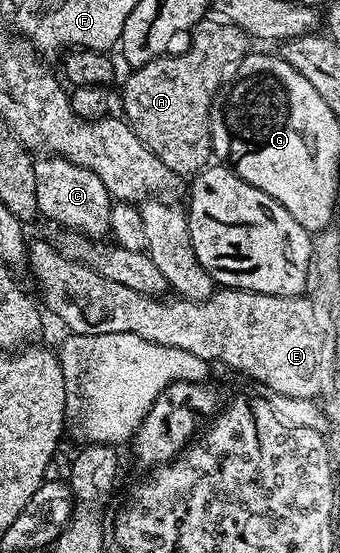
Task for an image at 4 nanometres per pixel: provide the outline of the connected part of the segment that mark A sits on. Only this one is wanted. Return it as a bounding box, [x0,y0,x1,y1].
[124,22,248,177]

